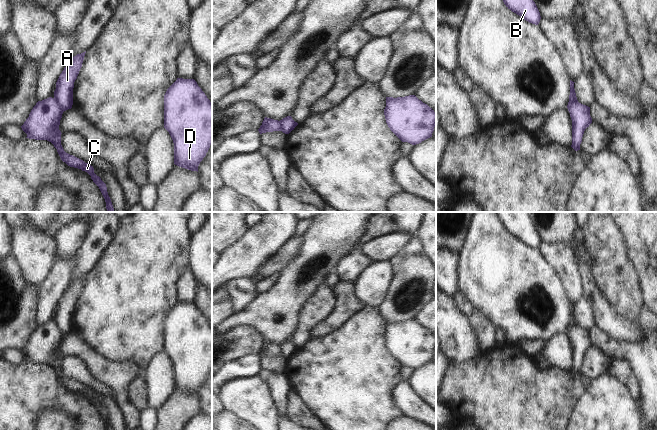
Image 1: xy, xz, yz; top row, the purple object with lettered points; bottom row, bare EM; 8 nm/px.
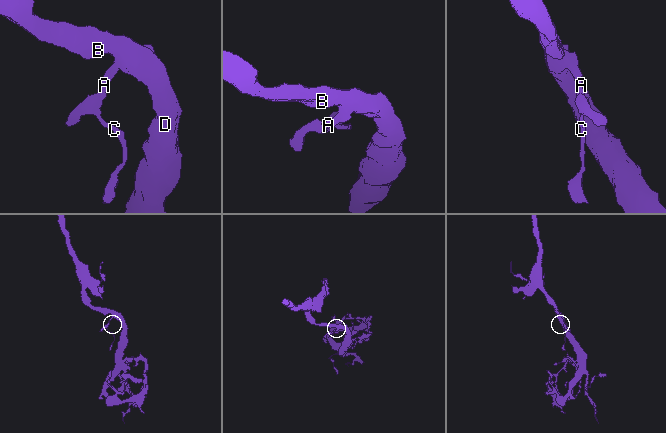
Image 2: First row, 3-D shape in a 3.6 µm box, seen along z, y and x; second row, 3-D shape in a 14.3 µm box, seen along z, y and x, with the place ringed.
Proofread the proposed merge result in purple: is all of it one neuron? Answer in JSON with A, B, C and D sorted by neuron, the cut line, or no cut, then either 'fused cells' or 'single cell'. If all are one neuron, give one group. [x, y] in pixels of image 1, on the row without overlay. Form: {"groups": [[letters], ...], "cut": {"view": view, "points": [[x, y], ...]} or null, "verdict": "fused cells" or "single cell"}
{"groups": [["A", "B", "D"], ["C"]], "cut": {"view": "xy", "points": [[53, 322], [63, 335]]}, "verdict": "fused cells"}

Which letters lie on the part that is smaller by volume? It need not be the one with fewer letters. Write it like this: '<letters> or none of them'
C.

